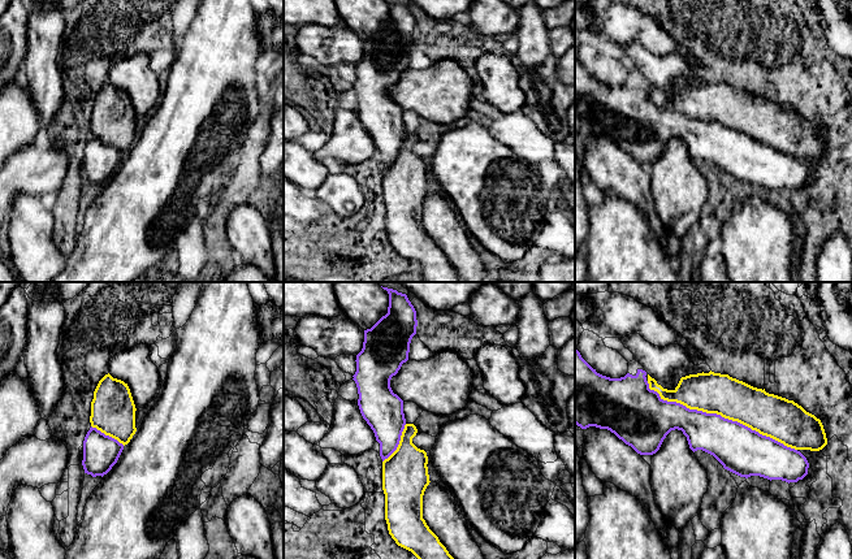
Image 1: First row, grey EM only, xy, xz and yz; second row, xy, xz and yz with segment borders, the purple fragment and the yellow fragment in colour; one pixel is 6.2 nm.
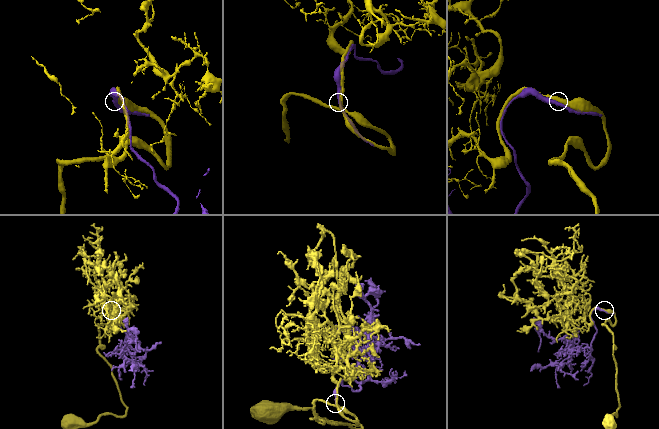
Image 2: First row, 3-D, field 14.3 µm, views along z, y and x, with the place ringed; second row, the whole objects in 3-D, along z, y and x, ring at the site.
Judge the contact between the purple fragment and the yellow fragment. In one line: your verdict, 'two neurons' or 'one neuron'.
one neuron

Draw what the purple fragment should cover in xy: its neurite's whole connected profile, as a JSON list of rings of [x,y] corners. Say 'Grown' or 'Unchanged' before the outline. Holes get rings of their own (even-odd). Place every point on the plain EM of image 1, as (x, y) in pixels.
Grown. [[[105,83],[91,110],[91,136],[83,150],[85,182],[107,183],[137,140],[135,113],[127,92]]]

